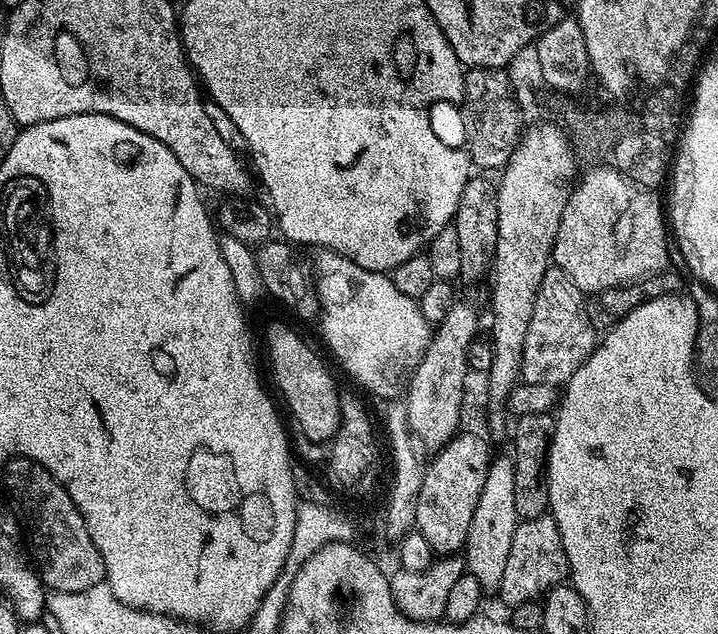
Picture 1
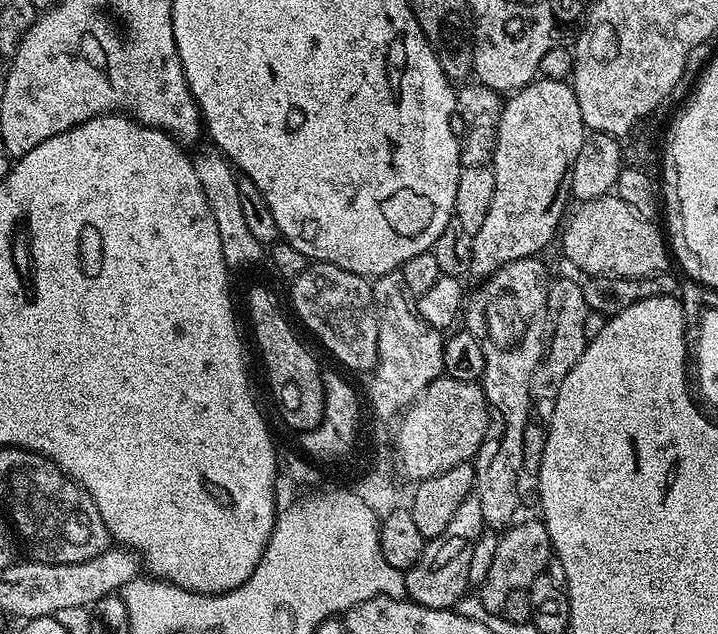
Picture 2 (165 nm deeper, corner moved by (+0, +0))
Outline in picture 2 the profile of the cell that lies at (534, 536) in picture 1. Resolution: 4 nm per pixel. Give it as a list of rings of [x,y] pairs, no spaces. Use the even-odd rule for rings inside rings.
[[[543,519],[522,520],[513,523],[499,537],[497,549],[494,551],[494,562],[487,571],[486,580],[478,587],[482,606],[486,606],[486,610],[491,612],[500,612],[511,592],[527,590],[534,582],[534,578],[545,575],[547,568],[544,567],[547,566],[548,559],[550,561],[553,559],[550,534],[546,530]]]

